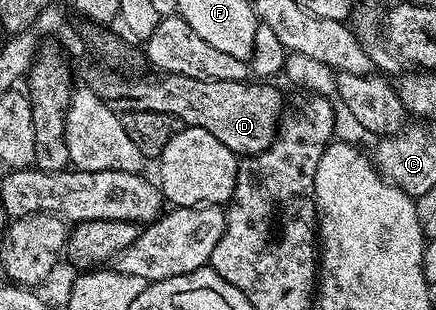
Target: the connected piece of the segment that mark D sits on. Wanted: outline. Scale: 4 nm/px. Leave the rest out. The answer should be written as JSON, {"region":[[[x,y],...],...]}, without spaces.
{"region":[[[180,73],[157,77],[126,77],[110,74],[106,98],[121,113],[137,110],[161,111],[171,114],[184,126],[201,126],[216,136],[236,155],[255,156],[275,140],[283,109],[283,95],[269,83],[249,83],[248,80],[199,80]]]}

